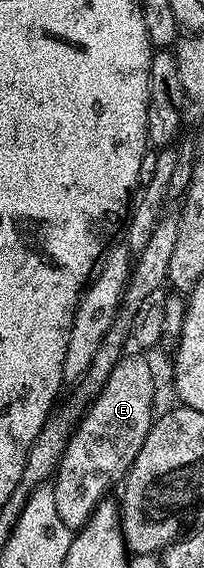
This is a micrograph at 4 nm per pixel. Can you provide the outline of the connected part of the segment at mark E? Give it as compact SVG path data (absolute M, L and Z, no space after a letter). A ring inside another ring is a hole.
M123 355L116 362L112 374L108 374L108 382L100 390L100 394L86 409L86 413L78 422L73 434L70 435L68 446L58 464L58 471L52 477L52 487L56 498L58 516L72 530L77 530L90 520L94 507L107 495L106 492L114 483L121 481L129 472L136 454L140 454L140 446L144 438L148 438L148 430L156 419L154 412L154 372L150 364L142 356Z

